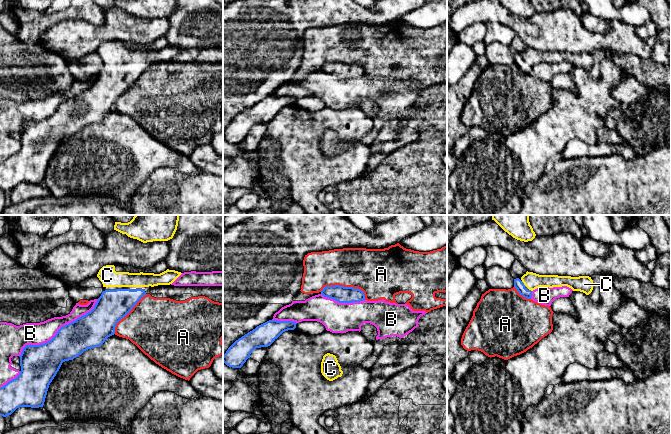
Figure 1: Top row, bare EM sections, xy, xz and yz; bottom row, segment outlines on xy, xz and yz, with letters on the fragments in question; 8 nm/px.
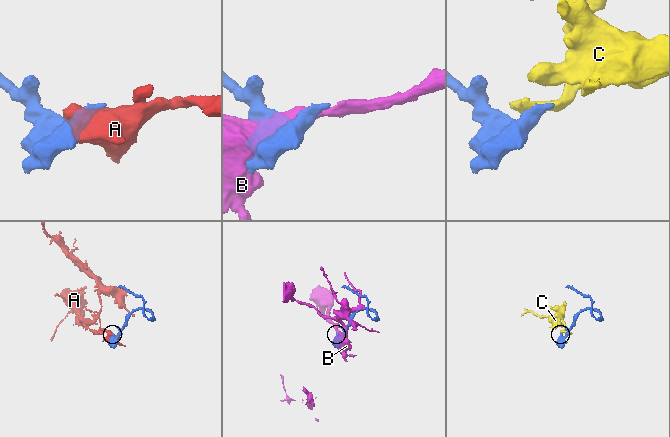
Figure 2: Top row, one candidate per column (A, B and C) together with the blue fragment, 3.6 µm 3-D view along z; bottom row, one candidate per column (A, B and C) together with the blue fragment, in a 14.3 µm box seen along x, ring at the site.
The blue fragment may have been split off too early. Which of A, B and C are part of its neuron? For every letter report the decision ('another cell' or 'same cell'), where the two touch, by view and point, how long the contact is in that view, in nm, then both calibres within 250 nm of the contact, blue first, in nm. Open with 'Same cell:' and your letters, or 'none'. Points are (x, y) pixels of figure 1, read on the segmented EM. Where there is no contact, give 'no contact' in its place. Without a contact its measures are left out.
Same cell: C
A: another cell | xz (345, 287) | 380 nm | 140/360 nm
B: another cell | xy (58, 331) | 800 nm | 280/180 nm
C: same cell | yz (523, 284) | 60 nm | 80/140 nm

